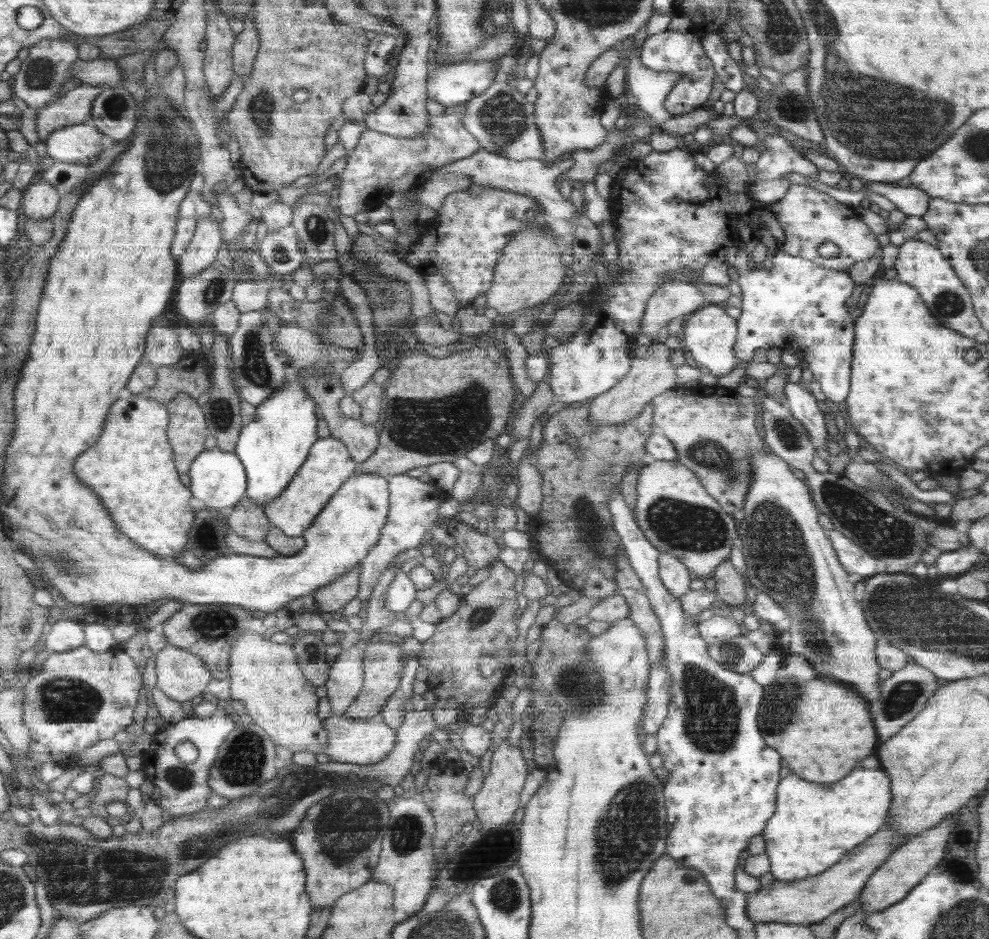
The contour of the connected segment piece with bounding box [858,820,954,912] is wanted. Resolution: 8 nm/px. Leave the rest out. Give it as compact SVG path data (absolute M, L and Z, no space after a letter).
M944 820L938 826L916 834L916 836L910 838L910 841L895 849L895 852L891 854L888 860L884 861L871 874L867 885L860 892L858 896L859 909L865 910L865 912L880 912L902 901L926 877L926 874L932 868L936 868L936 864L942 860L946 840L948 840L948 834L950 834L952 828L954 828L954 820Z

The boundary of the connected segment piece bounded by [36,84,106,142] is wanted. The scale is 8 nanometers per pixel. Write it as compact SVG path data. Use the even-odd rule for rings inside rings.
M81 84L40 110L36 119L40 140L46 142L55 130L67 125L92 122L95 100L105 89L104 85Z

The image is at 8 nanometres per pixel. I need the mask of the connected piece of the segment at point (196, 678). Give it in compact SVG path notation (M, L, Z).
M168 645L157 655L158 687L178 702L189 702L207 693L214 681L207 662L191 650Z

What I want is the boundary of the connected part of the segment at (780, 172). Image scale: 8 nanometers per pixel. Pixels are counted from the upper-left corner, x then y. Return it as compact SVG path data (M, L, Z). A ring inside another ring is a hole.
M779 133L768 135L761 144L760 151L756 162L756 181L778 179L788 172L797 172L812 179L818 176L816 165L802 151L795 150Z

